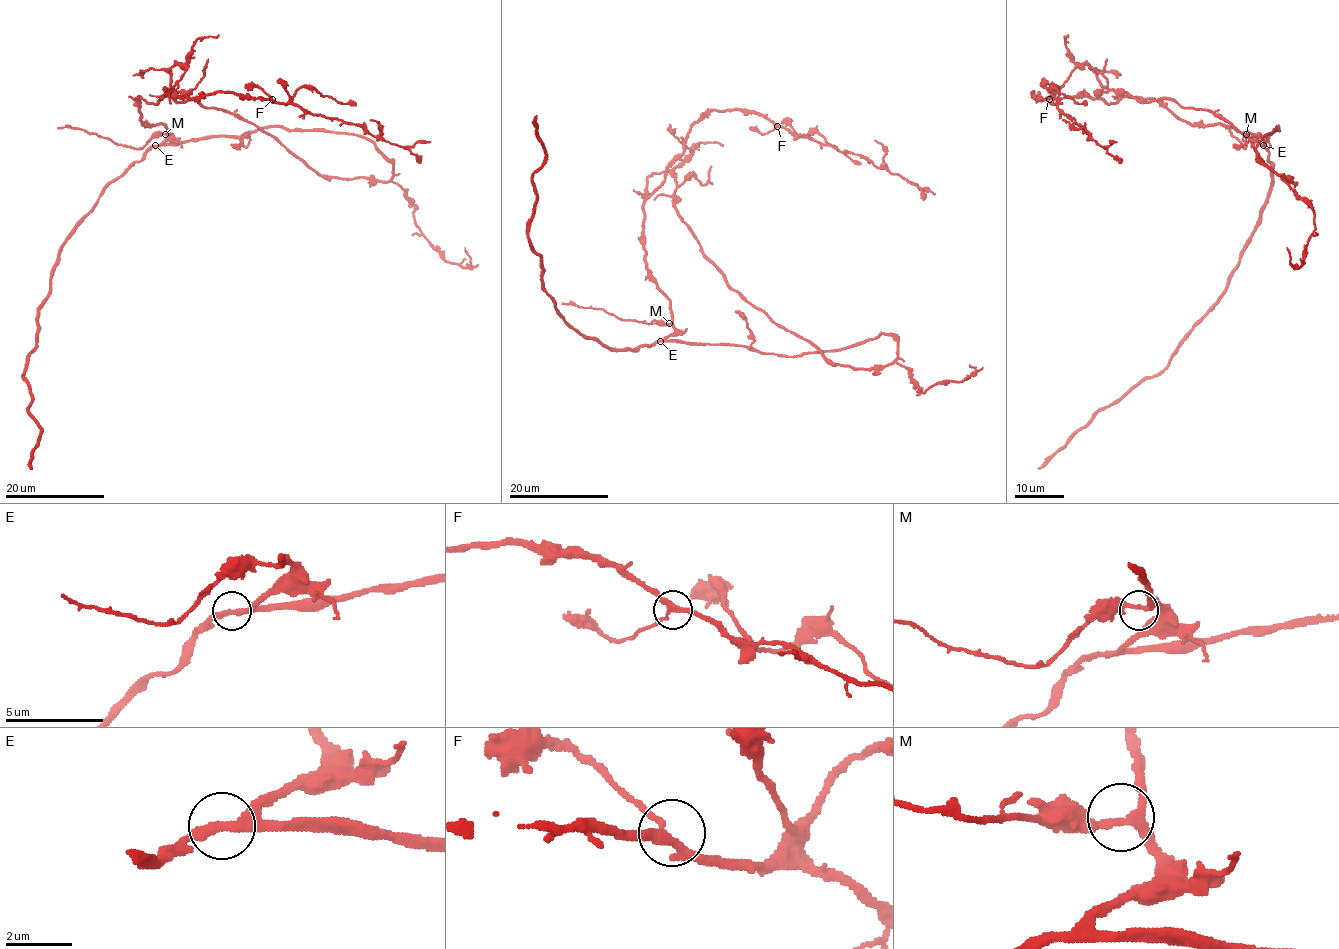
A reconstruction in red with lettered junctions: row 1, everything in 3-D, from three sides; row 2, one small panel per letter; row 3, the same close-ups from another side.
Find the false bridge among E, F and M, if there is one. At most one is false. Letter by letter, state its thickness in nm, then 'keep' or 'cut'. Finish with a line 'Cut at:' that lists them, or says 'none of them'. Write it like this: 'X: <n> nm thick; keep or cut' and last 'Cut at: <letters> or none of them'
E: 240 nm thick; keep
F: 240 nm thick; keep
M: 240 nm thick; keep
Cut at: none of them

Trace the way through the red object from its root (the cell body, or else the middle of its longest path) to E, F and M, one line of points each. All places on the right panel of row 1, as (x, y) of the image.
E: (1272, 132), (1263, 146)
F: (1272, 132), (1262, 144), (1233, 127), (1192, 126), (1154, 99), (1123, 96), (1107, 104), (1033, 92), (1049, 99)
M: (1272, 132), (1263, 144), (1250, 133), (1246, 134)

